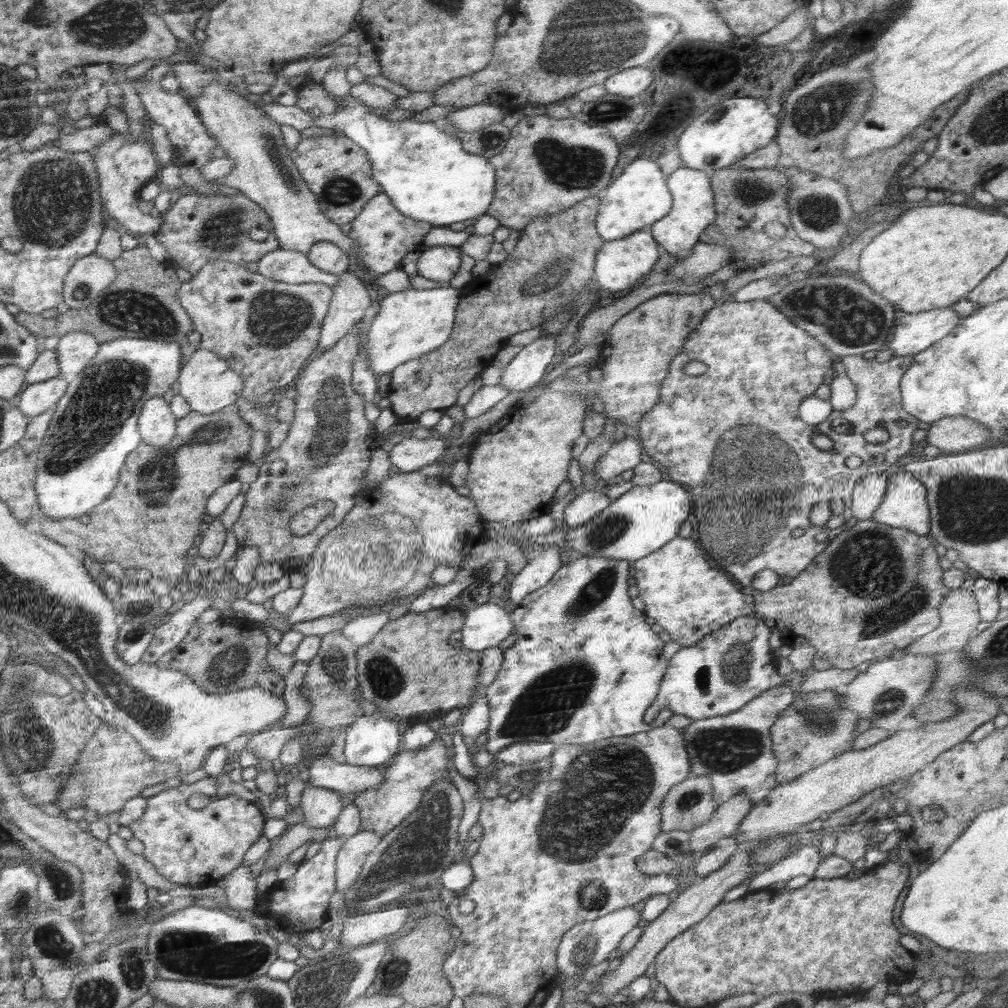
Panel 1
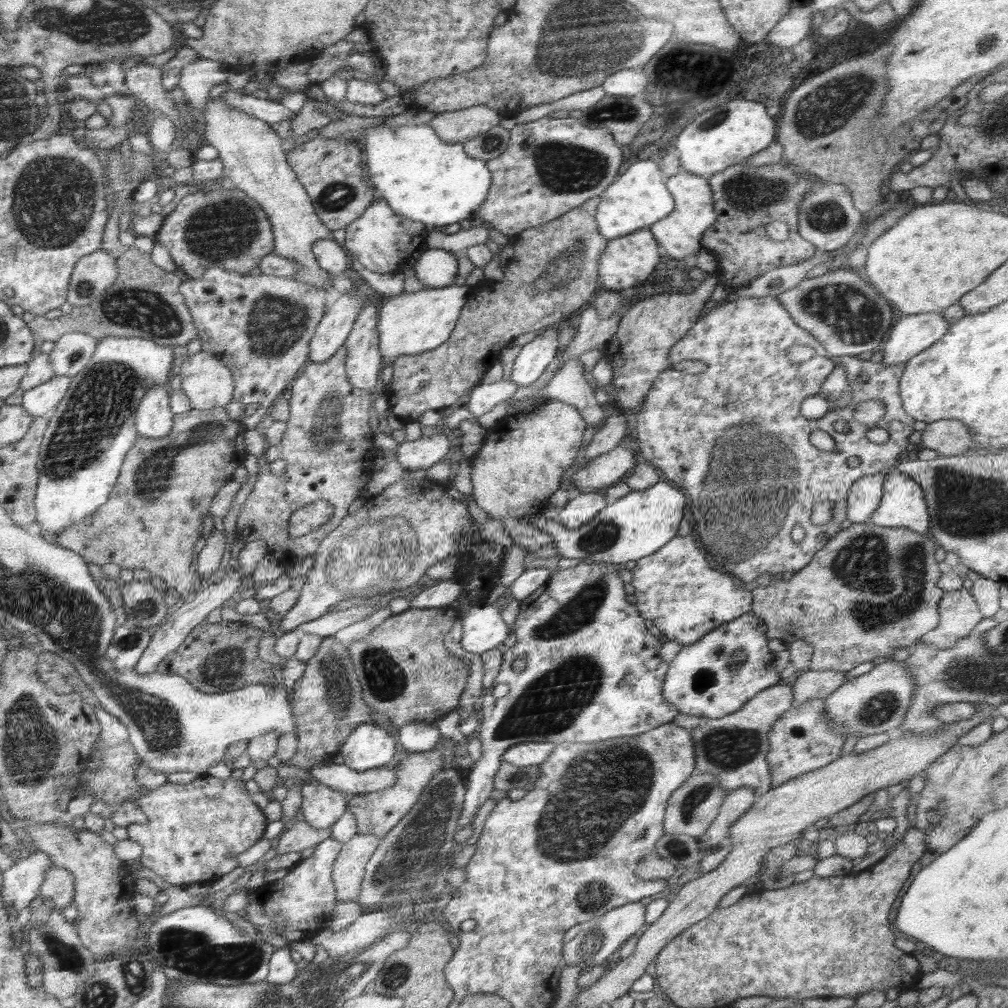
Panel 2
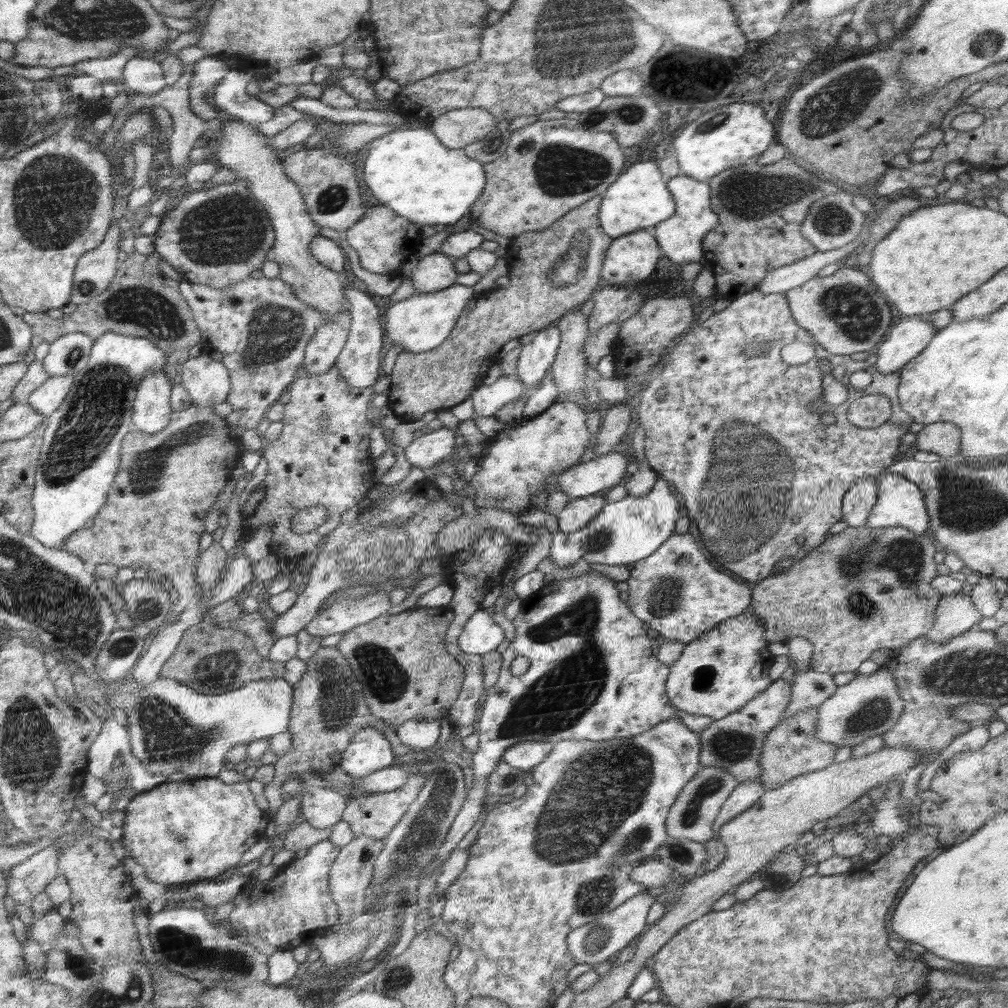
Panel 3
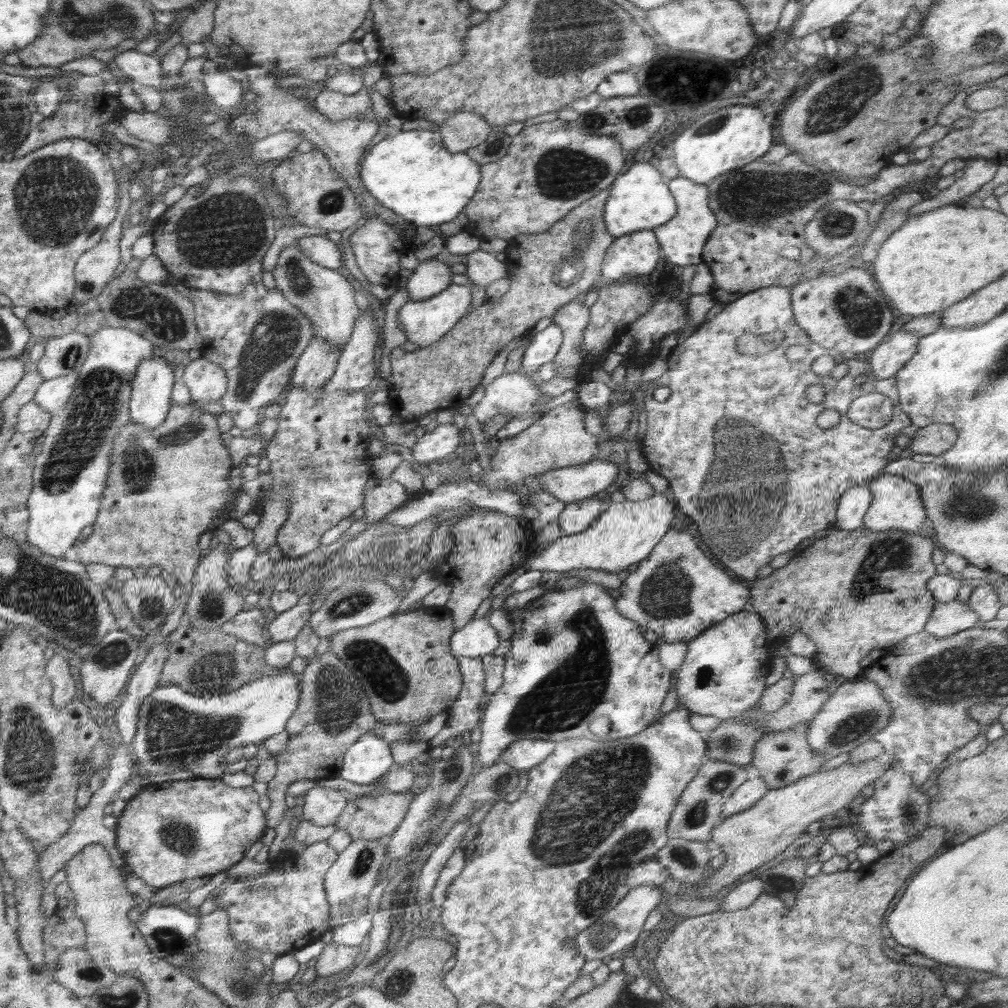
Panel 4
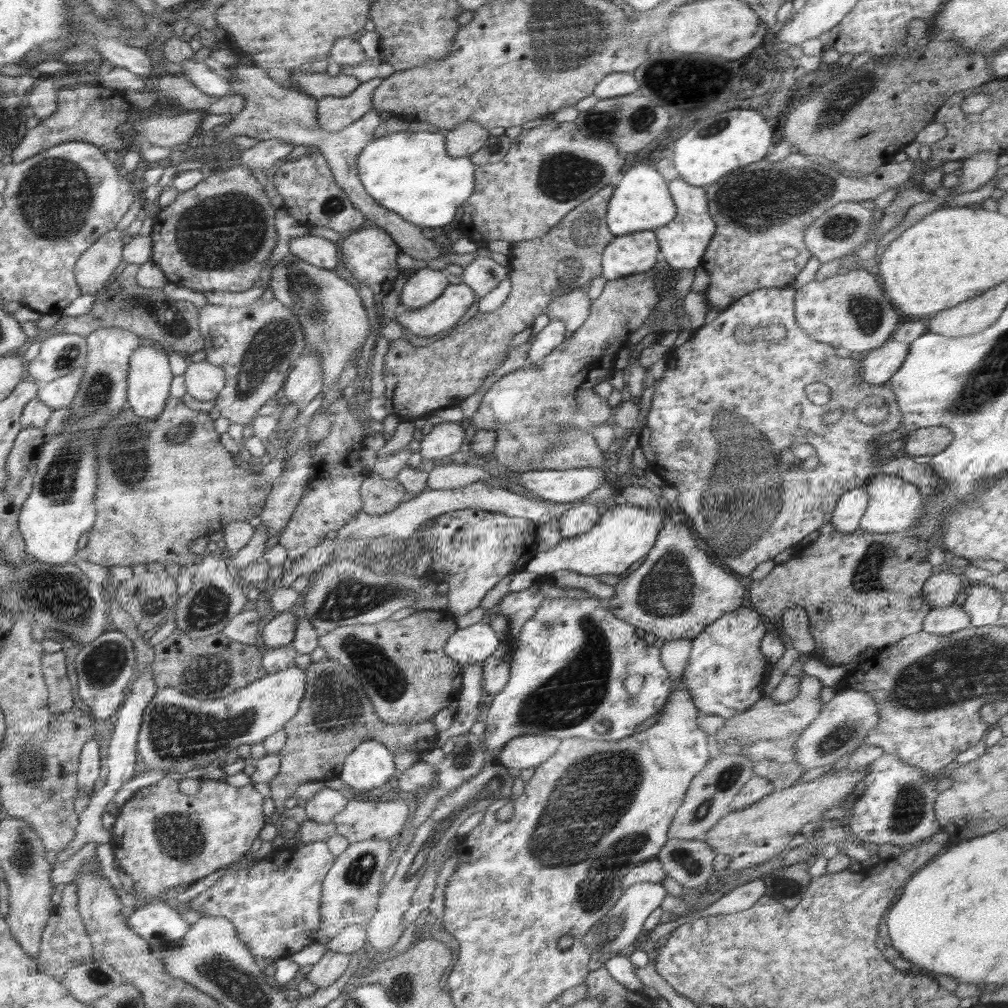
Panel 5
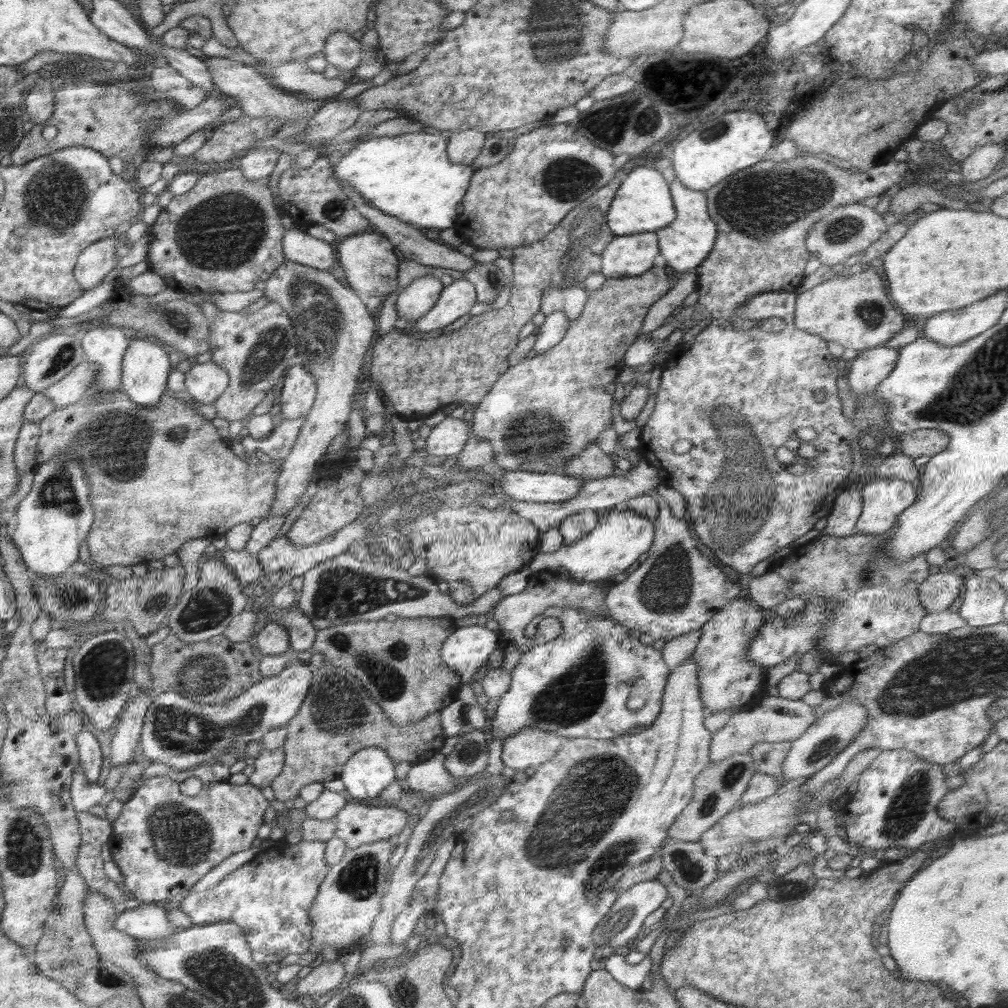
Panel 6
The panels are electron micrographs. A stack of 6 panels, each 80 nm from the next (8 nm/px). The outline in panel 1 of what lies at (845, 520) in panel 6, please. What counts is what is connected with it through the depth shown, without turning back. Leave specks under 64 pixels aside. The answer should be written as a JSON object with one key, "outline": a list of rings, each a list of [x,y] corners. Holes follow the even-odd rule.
{"outline":[[[875,471],[856,483],[851,492],[851,516],[858,521],[872,519],[886,494],[887,477],[884,472]]]}

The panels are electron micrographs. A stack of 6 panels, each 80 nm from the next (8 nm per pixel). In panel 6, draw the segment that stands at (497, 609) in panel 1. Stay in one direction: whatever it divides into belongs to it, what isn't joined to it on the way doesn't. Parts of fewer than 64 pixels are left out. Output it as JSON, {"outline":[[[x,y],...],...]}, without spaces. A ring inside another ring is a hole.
{"outline":[[[478,625],[466,626],[458,628],[444,642],[442,661],[458,674],[463,685],[467,685],[498,647],[501,647],[498,632]]]}

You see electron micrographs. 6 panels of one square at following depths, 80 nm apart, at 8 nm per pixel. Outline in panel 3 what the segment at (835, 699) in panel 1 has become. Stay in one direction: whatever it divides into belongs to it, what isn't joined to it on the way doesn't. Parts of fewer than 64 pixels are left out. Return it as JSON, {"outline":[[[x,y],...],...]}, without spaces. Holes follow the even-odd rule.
{"outline":[[[807,708],[797,712],[790,718],[780,720],[780,723],[768,732],[762,752],[760,752],[761,783],[766,790],[774,790],[786,784],[789,780],[804,773],[822,770],[834,763],[838,747],[828,742],[819,742],[815,737],[817,709]]]}

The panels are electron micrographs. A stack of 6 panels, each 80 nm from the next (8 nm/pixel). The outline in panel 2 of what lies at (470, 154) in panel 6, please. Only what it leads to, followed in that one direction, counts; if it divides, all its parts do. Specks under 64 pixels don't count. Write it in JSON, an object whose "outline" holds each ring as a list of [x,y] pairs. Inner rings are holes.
{"outline":[[[478,105],[440,113],[429,125],[442,141],[465,144],[468,140],[478,137],[478,134],[488,133],[488,130],[498,125],[502,119],[497,110]]]}

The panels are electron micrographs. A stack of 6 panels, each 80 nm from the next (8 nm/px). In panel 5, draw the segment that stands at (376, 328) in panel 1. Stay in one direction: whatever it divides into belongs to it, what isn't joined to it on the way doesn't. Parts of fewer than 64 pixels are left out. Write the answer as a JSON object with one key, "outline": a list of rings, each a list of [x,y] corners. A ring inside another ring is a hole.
{"outline":[[[452,284],[444,289],[444,292],[434,302],[422,308],[401,309],[397,322],[403,328],[409,328],[410,332],[420,337],[430,337],[456,325],[466,311],[474,304],[475,292],[466,284]]]}

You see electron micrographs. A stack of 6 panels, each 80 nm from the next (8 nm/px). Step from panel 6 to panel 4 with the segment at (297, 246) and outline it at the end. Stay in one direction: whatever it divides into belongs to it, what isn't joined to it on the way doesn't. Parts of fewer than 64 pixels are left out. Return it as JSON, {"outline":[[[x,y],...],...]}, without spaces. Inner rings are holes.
{"outline":[[[310,235],[302,237],[298,242],[300,249],[316,264],[320,264],[324,268],[337,270],[342,262],[342,256],[338,252],[335,242],[328,237],[321,235]]]}

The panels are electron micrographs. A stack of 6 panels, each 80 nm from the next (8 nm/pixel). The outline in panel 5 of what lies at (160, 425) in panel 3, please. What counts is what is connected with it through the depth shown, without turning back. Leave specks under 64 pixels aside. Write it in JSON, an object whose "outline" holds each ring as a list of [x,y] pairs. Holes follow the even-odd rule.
{"outline":[[[143,343],[129,358],[128,374],[128,407],[136,416],[146,420],[158,420],[158,416],[165,411],[165,404],[169,400],[170,382],[172,372],[168,366],[168,356],[158,352],[156,346],[152,348],[148,343]]]}

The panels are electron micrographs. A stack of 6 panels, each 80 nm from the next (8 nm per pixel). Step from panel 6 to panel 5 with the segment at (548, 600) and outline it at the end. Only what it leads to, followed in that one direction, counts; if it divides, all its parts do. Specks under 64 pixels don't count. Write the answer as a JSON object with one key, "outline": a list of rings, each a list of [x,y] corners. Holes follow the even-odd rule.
{"outline":[[[538,576],[534,582],[520,592],[506,595],[500,602],[498,614],[508,623],[507,639],[504,641],[510,648],[510,654],[518,649],[518,635],[528,620],[534,617],[545,598],[586,598],[591,596],[588,591],[579,588],[561,588],[545,576]]]}

